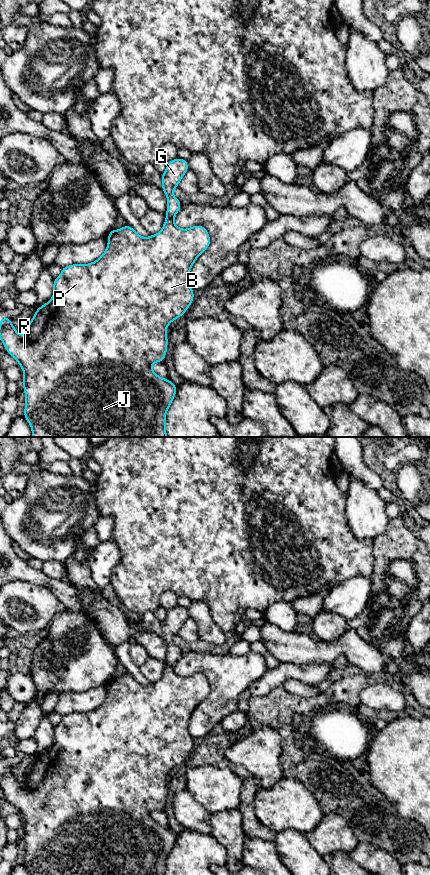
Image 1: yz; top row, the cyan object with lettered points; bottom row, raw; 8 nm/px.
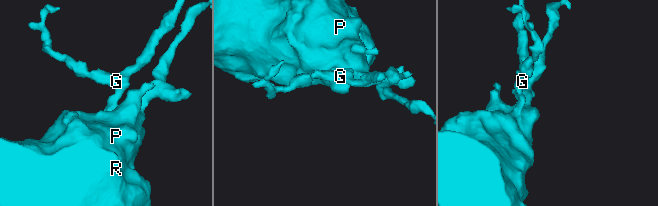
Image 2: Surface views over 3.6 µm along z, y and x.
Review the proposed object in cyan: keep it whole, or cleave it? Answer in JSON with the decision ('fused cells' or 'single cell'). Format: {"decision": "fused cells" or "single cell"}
{"decision": "single cell"}

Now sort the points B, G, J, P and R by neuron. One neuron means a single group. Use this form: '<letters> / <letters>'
B G J P R

